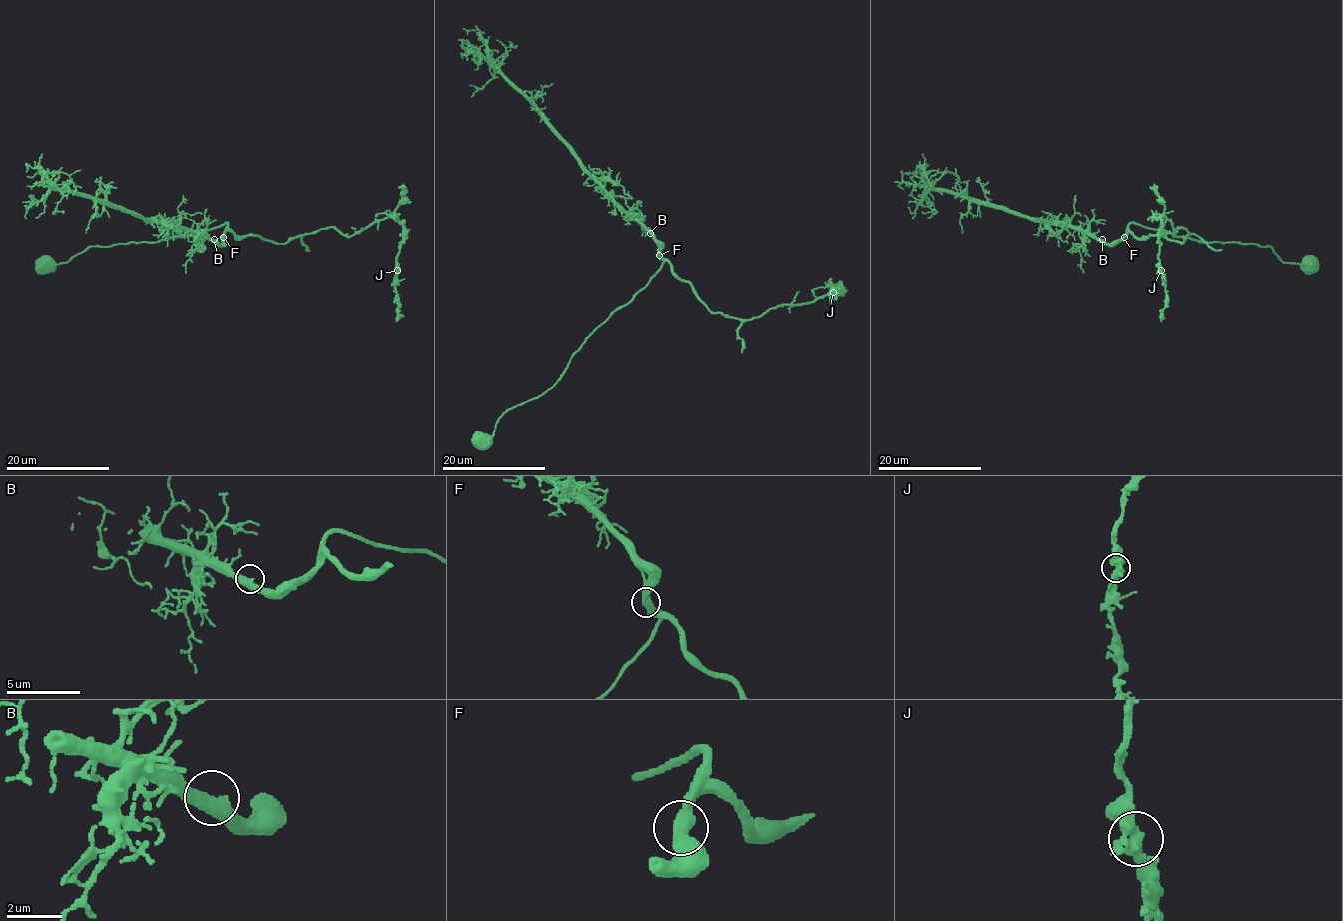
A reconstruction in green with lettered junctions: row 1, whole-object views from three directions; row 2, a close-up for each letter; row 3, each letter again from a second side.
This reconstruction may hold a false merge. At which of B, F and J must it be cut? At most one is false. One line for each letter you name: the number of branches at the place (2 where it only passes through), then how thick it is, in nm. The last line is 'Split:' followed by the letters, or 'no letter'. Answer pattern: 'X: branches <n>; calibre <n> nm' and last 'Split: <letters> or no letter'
Split: no letter

